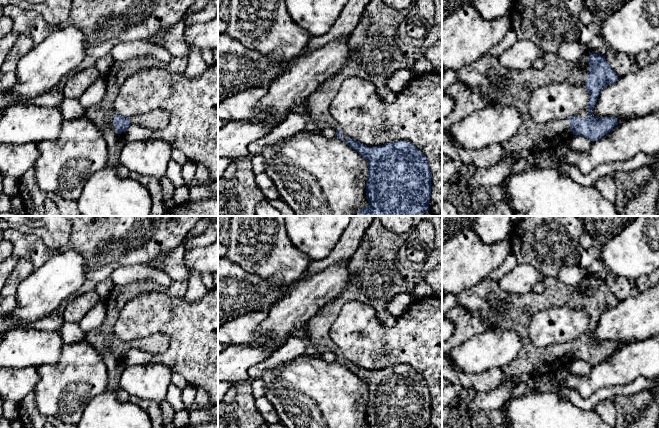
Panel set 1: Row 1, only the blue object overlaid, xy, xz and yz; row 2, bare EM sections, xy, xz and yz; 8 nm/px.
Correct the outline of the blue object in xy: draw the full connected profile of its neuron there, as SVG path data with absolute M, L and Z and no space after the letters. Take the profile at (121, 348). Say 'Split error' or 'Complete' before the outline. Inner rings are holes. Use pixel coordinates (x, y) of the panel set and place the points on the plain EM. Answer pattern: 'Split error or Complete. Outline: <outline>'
Split error. Outline: M135 281L125 286L114 285L105 299L106 316L101 326L86 333L85 340L103 356L106 352L115 355L119 360L125 361L126 354L133 349L129 341L117 339L113 327L123 306L139 294L163 292L170 297L184 297L188 290L188 282L173 281L169 286L162 286L154 281Z

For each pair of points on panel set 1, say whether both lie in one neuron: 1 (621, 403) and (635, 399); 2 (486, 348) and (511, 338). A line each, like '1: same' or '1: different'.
1: same
2: same

